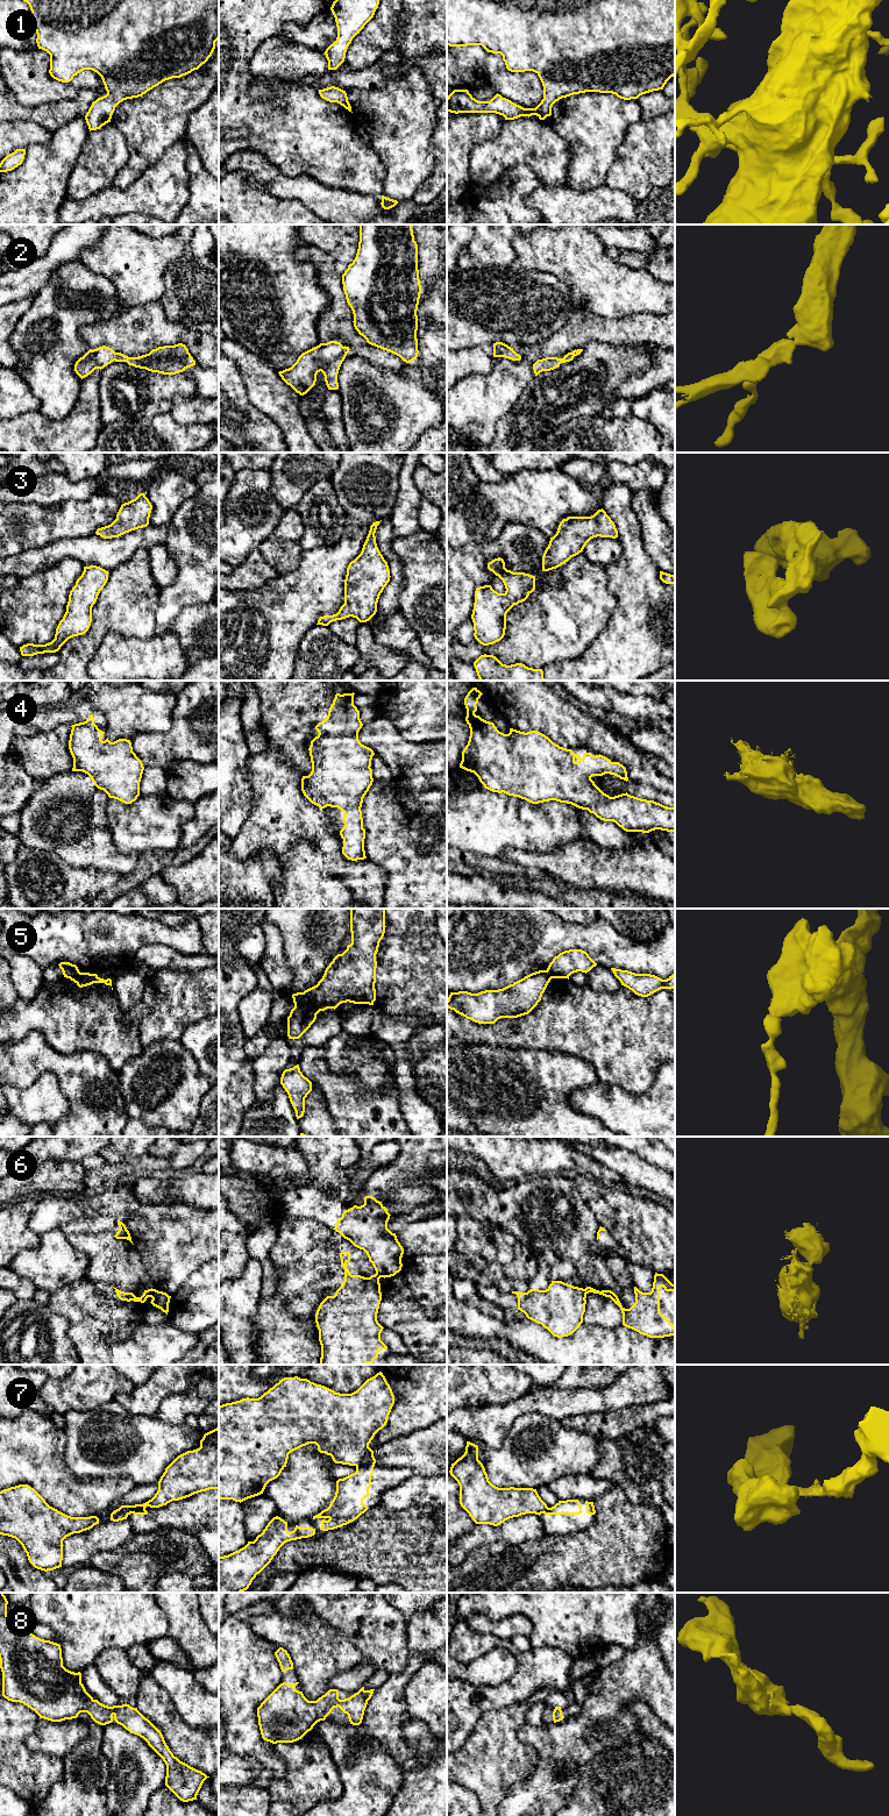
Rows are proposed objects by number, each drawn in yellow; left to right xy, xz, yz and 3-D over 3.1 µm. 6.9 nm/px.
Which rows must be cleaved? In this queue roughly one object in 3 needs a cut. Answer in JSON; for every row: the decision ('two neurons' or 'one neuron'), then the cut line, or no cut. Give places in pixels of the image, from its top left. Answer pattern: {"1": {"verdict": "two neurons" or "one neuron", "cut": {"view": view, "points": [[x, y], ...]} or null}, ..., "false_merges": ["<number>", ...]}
{"1": {"verdict": "one neuron", "cut": null}, "2": {"verdict": "one neuron", "cut": null}, "3": {"verdict": "one neuron", "cut": null}, "4": {"verdict": "one neuron", "cut": null}, "5": {"verdict": "two neurons", "cut": {"view": "xz", "points": [[294, 1006], [315, 1015]]}}, "6": {"verdict": "two neurons", "cut": {"view": "xy", "points": [[153, 1289], [148, 1296]]}}, "7": {"verdict": "two neurons", "cut": {"view": "xz", "points": [[375, 1461], [364, 1461], [356, 1466]]}}, "8": {"verdict": "one neuron", "cut": null}, "false_merges": ["5", "6", "7"]}

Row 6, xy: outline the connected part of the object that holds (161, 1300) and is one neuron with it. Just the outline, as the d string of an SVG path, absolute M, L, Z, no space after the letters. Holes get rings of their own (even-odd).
M152 1289L152 1292L151 1292L151 1295L149 1297L152 1298L150 1303L154 1306L161 1309L163 1312L165 1312L168 1315L169 1303L170 1303L171 1296L169 1296L166 1292Z

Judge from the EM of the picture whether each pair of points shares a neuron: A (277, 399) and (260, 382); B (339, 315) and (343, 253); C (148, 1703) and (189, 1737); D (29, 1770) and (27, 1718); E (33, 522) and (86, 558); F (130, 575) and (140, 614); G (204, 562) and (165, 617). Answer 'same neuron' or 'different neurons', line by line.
A: same neuron
B: different neurons
C: same neuron
D: same neuron
E: different neurons
F: same neuron
G: same neuron

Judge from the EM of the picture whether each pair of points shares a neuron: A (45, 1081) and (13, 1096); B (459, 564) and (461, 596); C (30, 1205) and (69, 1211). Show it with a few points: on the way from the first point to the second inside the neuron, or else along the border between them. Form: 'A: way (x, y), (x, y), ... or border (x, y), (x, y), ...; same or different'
A: way (37, 1089), (34, 1092), (21, 1092); same
B: way (459, 572), (459, 588); same
C: border (37, 1201), (28, 1222), (28, 1226), (35, 1233); different

